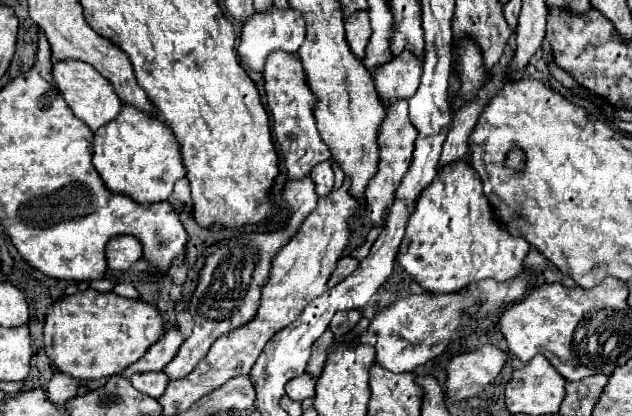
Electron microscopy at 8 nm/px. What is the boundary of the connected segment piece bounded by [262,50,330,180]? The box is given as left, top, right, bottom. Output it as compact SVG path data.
M280 50L272 52L266 58L266 66L262 74L264 74L264 88L266 88L266 104L272 116L272 128L276 134L278 148L286 162L288 180L304 178L318 162L330 158L330 152L318 134L316 118L312 112L316 106L316 96L306 82L302 64L296 54L280 52Z

